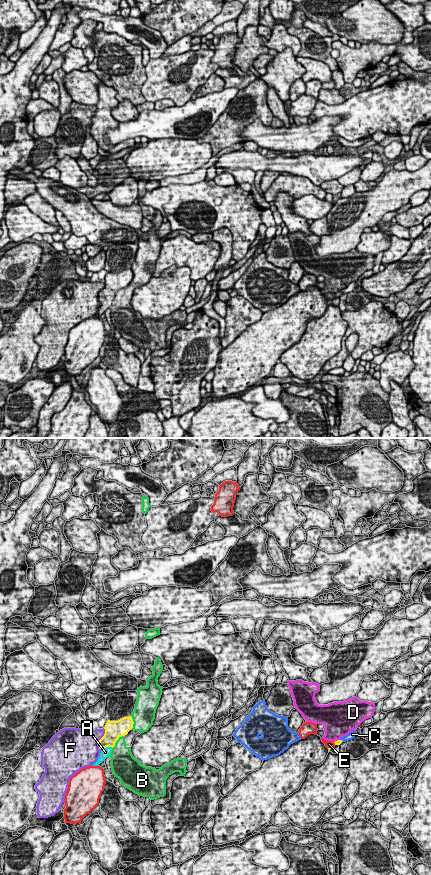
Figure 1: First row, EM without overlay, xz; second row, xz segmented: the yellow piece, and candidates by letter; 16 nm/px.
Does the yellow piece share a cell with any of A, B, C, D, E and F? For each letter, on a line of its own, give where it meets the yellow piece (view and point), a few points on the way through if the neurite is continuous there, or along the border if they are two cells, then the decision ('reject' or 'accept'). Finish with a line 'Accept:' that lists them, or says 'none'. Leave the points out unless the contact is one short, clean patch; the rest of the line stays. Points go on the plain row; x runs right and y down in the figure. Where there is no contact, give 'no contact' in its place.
A: contact xz (106, 298); way xz (112, 284), (106, 298), (105, 304); accept
B: contact xz (116, 292); reject
C: contact xz (341, 292); reject
D: contact xz (337, 292); reject
E: contact xz (335, 296); reject
F: contact xz (100, 291); reject
Accept: A

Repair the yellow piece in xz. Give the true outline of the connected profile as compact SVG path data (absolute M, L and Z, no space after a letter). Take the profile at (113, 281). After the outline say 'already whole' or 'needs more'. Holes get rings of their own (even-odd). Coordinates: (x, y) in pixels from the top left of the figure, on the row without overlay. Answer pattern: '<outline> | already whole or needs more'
M131 268L124 269L118 273L107 273L104 279L105 286L99 292L99 301L101 305L97 314L94 315L93 318L99 318L100 315L105 313L105 311L111 306L116 293L120 289L127 287L133 280L133 276L134 274Z | needs more

